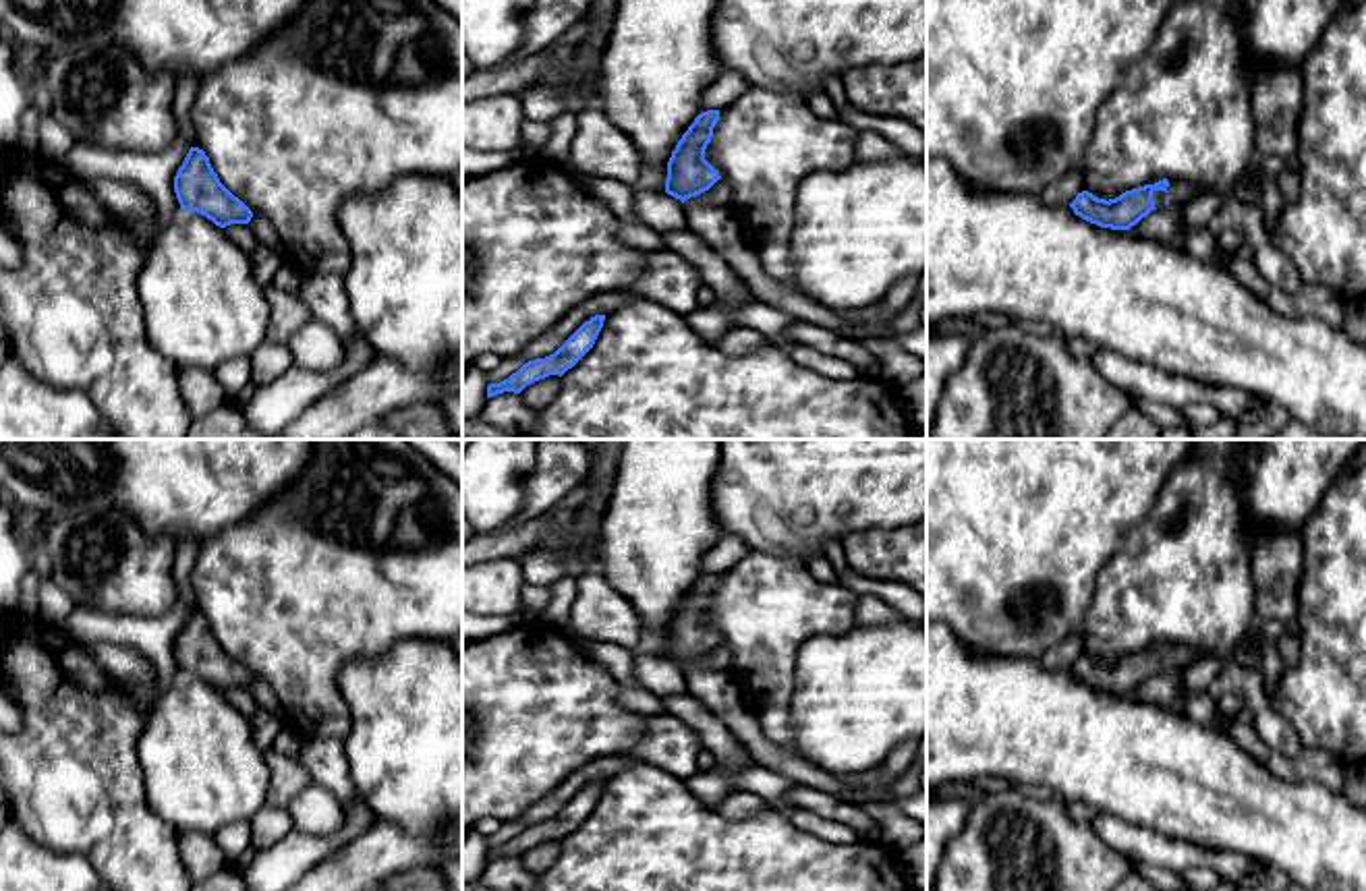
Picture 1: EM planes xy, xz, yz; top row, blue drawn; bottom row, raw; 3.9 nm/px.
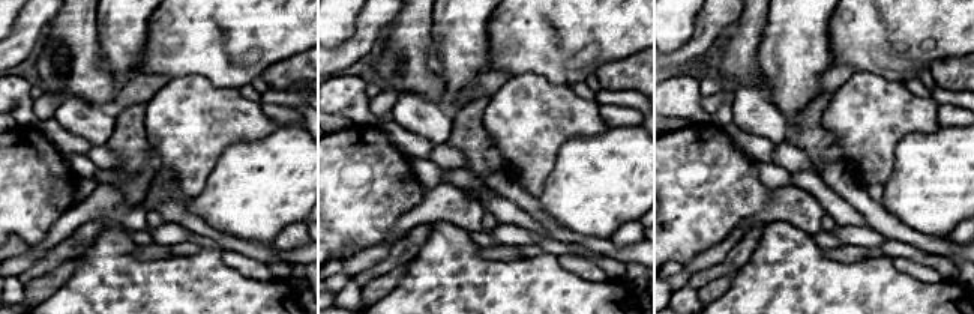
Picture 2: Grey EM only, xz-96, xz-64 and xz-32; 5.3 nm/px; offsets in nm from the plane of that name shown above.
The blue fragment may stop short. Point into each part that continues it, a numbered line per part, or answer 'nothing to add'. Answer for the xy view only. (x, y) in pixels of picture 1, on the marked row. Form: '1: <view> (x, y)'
1: xy (260, 224)

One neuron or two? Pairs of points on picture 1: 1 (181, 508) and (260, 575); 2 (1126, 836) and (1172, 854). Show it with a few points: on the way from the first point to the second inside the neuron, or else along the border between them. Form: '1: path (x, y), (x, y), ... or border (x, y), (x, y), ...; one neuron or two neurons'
1: border (253, 510), (212, 533), (202, 543); two neurons
2: path (1136, 842), (1161, 850); one neuron

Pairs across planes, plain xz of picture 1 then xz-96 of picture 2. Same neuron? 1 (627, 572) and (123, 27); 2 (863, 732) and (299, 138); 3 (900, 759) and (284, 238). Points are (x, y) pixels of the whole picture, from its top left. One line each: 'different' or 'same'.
1: same
2: same
3: same

